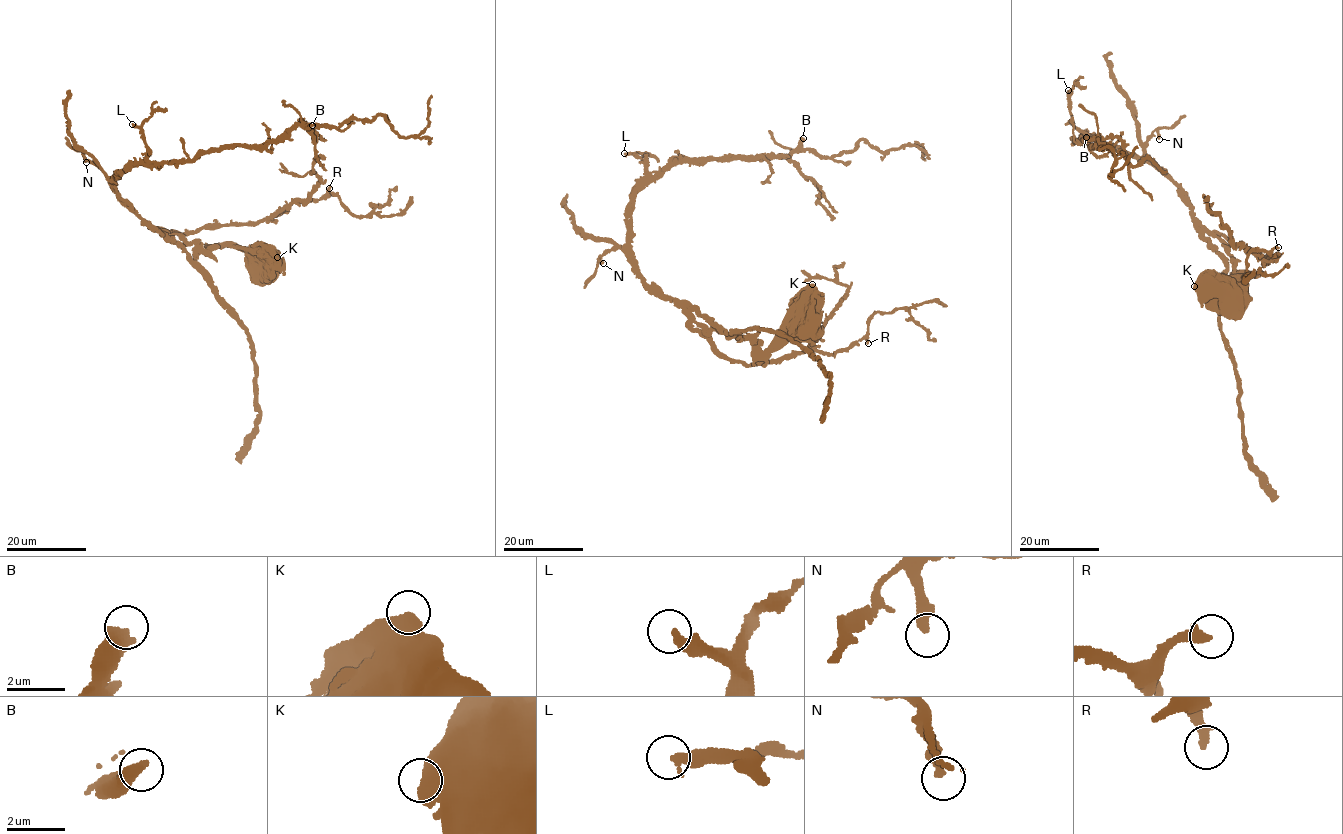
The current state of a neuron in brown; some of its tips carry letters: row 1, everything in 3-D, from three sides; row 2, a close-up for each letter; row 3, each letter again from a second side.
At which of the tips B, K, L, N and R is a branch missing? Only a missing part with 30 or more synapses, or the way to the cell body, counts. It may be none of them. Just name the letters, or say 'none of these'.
B

